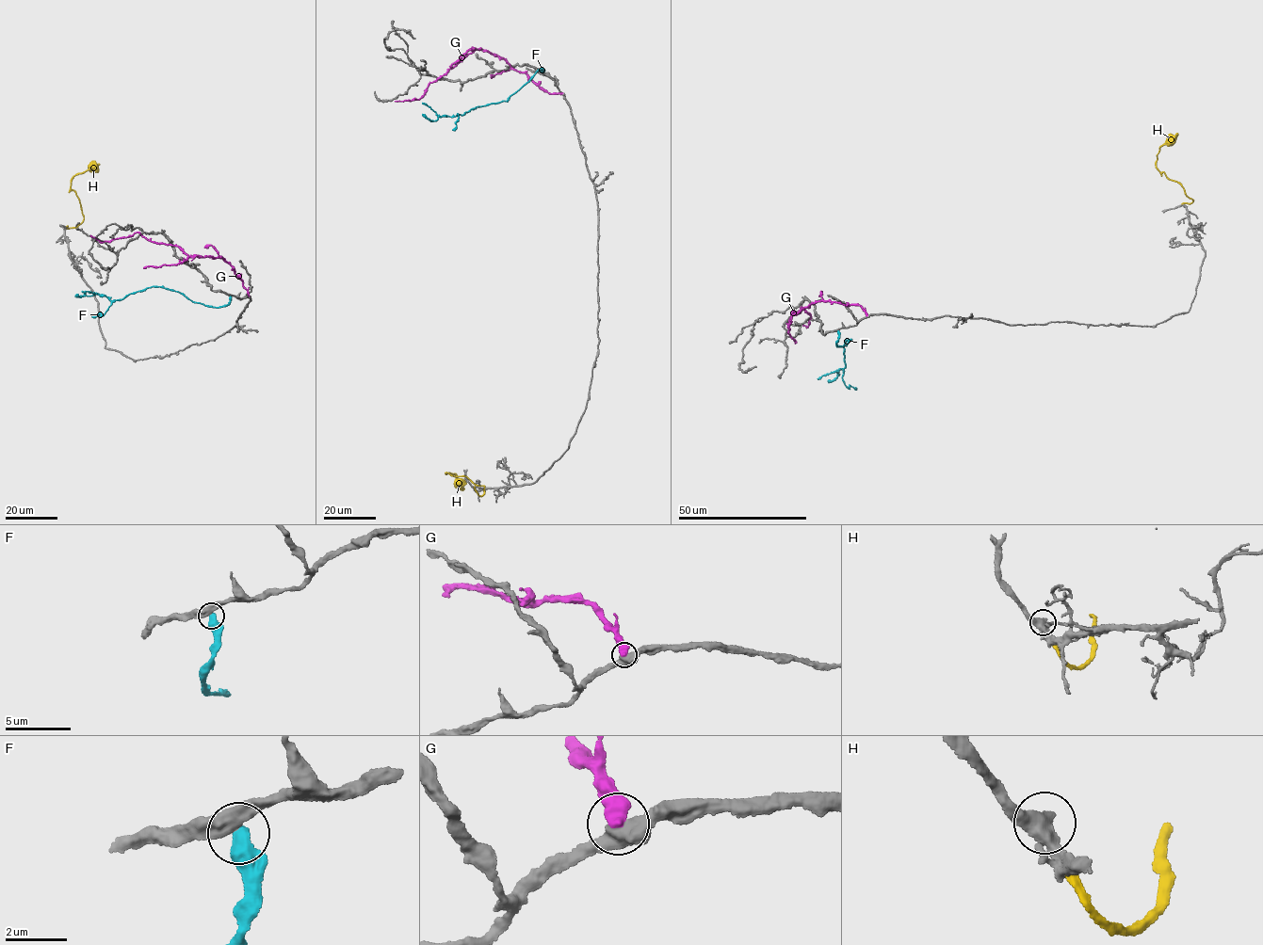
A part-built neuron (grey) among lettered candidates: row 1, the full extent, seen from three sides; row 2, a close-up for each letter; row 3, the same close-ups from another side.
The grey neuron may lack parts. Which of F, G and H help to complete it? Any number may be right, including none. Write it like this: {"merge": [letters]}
{"merge": []}

